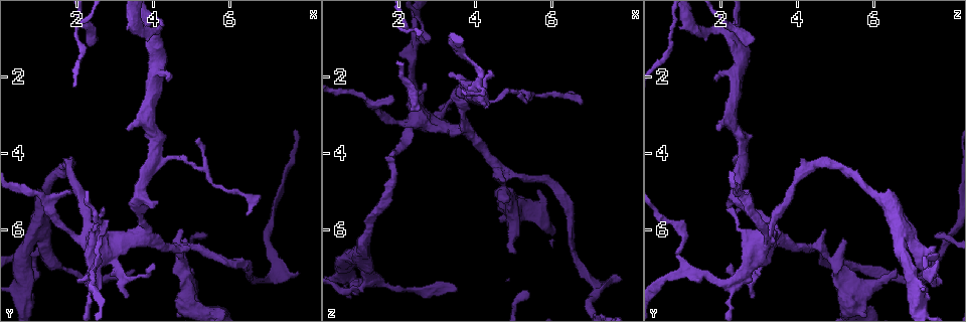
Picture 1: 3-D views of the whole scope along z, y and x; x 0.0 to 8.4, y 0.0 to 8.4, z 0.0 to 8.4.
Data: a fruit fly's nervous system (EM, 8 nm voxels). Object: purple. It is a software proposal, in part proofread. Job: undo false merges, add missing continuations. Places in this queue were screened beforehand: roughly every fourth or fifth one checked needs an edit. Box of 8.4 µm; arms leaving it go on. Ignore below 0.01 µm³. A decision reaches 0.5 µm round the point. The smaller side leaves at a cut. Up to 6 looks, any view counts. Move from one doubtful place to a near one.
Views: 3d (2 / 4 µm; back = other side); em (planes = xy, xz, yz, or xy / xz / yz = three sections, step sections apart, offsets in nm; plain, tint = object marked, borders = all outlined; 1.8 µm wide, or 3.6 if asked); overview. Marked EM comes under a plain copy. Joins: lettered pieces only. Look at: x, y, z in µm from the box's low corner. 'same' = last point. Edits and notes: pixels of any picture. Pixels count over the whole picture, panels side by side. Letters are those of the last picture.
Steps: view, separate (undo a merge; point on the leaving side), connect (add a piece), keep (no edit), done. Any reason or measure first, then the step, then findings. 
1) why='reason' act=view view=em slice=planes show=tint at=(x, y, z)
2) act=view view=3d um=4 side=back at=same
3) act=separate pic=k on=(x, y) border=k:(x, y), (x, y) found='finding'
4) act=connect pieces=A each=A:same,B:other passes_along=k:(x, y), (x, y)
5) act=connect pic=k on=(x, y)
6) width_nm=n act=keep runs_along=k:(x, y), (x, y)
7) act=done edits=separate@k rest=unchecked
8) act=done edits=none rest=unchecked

why='four or more arms meet' act=view view=3d um=4 at=(4.70, 6.35, 4.60)

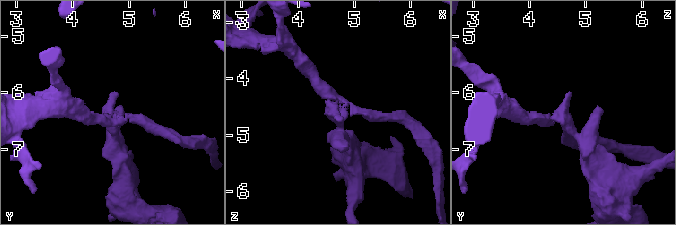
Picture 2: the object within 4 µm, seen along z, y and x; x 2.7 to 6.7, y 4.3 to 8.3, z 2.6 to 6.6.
arms=4 why='need the tissue' act=view view=em slice=planes show=borders at=(4.70, 6.45, 4.60)

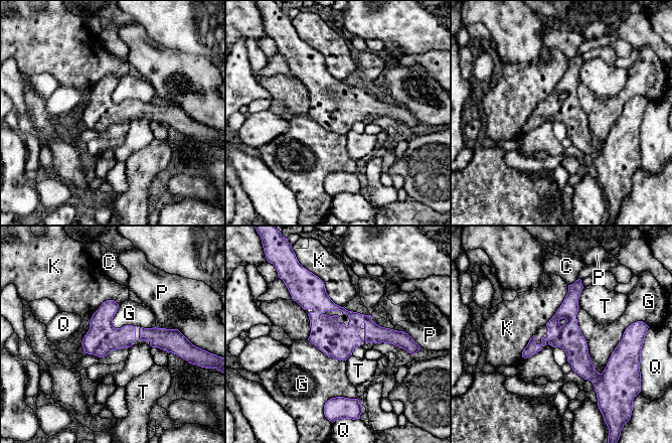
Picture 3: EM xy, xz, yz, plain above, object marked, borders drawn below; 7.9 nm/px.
act=keep each=C:other,G:other,K:other,P:other,Q:other,T:other border=3:(632, 322), (605, 368), (598, 373) found='continuous, no second neuron'

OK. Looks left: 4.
why='branch stops here' act=view view=em slice=planes show=borders at=(7.75, 7.15, 7.30)

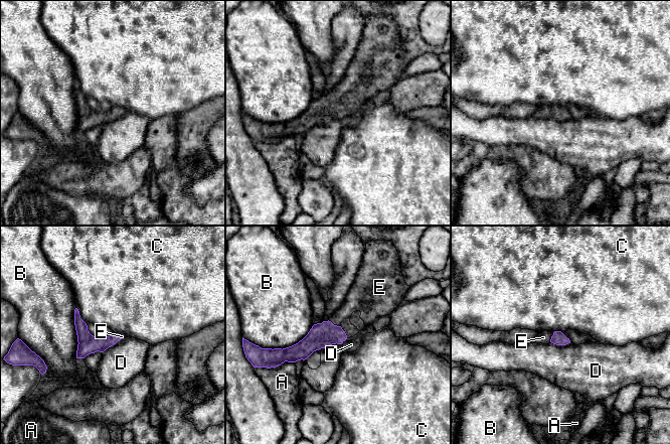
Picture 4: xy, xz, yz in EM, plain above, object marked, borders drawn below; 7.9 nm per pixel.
act=connect pieces=E each=A:other,B:other,C:other,D:other,E:same passes_along=4:(321, 335), (340, 326), (356, 300) found='the neuron continues'

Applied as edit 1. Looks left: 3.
why='redraw' act=view view=overview

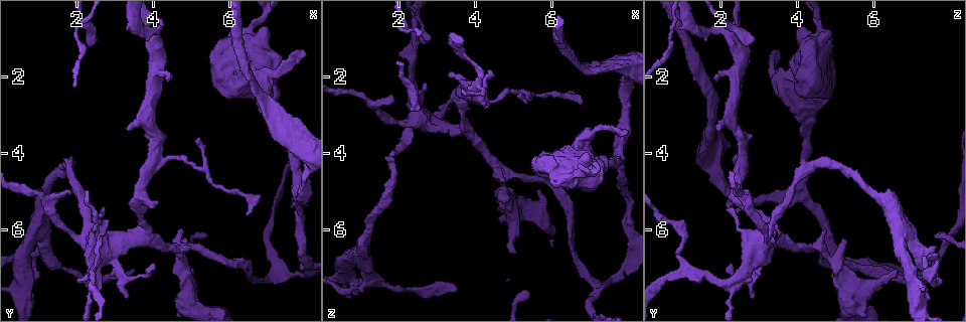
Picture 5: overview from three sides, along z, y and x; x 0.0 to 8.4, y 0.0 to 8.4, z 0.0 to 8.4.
why='free end' act=view view=em um=3.6 slice=xy step=4 show=borders at=(7.10, 0.95, 4.15)

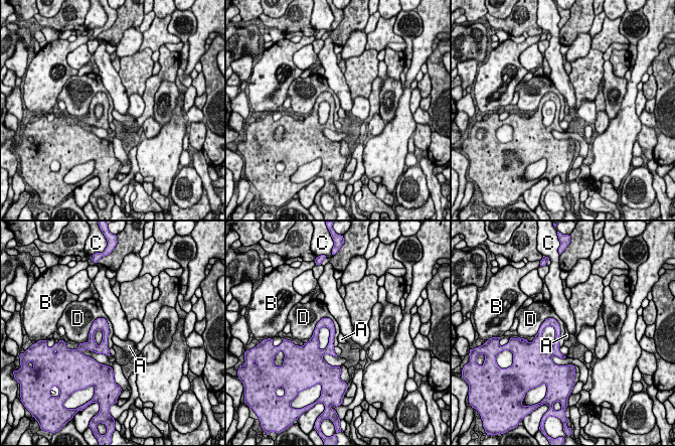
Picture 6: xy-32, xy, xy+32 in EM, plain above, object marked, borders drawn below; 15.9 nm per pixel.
longest_contact=D:550nm act=keep each=A:other,B:other,C:other,D:other found='no lettered piece goes on from it'

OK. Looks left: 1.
act=done edits=connect@4 rest=unchecked

